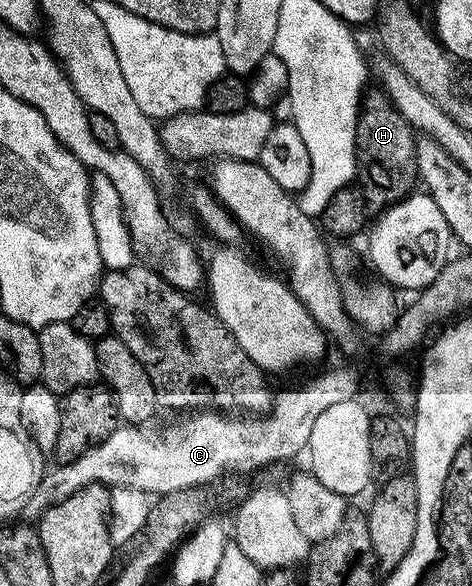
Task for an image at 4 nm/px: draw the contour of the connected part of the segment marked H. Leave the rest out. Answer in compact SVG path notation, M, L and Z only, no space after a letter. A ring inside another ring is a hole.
M383 89L365 90L360 100L360 116L356 118L356 178L355 182L364 194L369 212L383 213L388 208L405 199L417 186L416 174L416 141L414 128L398 113L398 109L390 101L388 94Z

